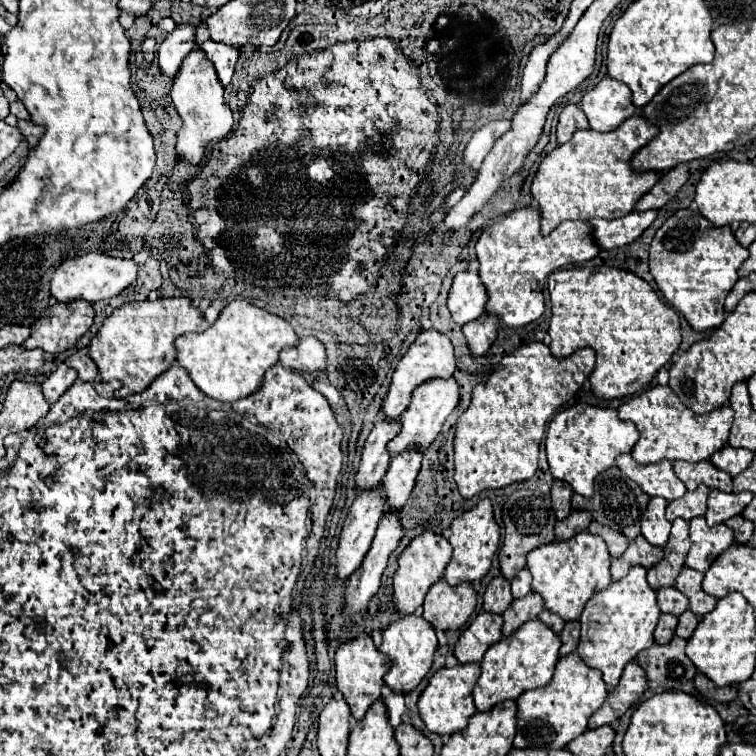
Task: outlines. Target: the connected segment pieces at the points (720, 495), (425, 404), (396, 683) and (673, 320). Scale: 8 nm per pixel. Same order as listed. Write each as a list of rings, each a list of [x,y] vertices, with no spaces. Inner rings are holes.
[[[712,490],[710,496],[708,496],[708,510],[706,510],[706,520],[710,526],[716,526],[716,524],[722,524],[724,520],[732,518],[732,516],[738,516],[752,500],[752,494],[750,492],[740,492],[740,494],[726,494],[726,492],[720,492],[720,490]]]
[[[450,378],[450,380],[428,380],[428,382],[420,384],[412,394],[412,402],[410,402],[408,410],[400,416],[402,418],[400,434],[388,444],[390,456],[400,454],[400,452],[404,452],[406,448],[410,448],[414,444],[418,444],[422,450],[426,450],[436,440],[436,436],[440,434],[444,420],[458,406],[458,398],[460,398],[458,382],[454,378]]]
[[[410,614],[410,616],[404,616],[402,620],[396,620],[394,624],[390,624],[390,628],[382,632],[382,636],[384,636],[384,642],[378,650],[384,652],[392,664],[390,672],[384,676],[386,686],[392,688],[394,692],[402,692],[402,694],[412,692],[422,682],[422,678],[428,674],[428,670],[432,666],[432,656],[438,648],[434,628],[424,618]]]
[[[598,266],[598,268],[562,268],[550,274],[550,300],[552,300],[552,320],[548,334],[552,338],[550,350],[556,358],[566,358],[580,348],[594,348],[596,366],[590,374],[592,392],[602,400],[626,398],[642,392],[652,378],[664,368],[672,354],[680,348],[680,318],[668,308],[652,286],[632,272]]]

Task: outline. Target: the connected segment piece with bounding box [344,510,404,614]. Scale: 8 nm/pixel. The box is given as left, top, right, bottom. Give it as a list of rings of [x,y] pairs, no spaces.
[[[384,512],[376,536],[364,562],[360,568],[348,578],[346,588],[346,614],[360,612],[368,606],[368,600],[376,594],[380,586],[380,576],[388,564],[390,554],[398,548],[404,536],[404,528],[400,524],[400,512]]]

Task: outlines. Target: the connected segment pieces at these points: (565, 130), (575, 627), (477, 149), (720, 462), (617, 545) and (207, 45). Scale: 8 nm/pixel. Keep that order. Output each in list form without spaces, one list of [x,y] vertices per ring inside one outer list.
[[[564,106],[562,114],[560,114],[560,122],[558,122],[558,128],[556,128],[556,136],[558,136],[558,142],[568,142],[572,138],[572,134],[580,128],[590,128],[588,126],[588,118],[586,114],[582,112],[580,106]]]
[[[568,622],[560,634],[562,640],[562,648],[560,648],[560,656],[568,656],[576,650],[578,642],[580,642],[580,624],[578,622]]]
[[[494,120],[488,122],[484,128],[476,130],[472,140],[468,142],[466,150],[464,150],[464,162],[468,166],[472,166],[474,170],[478,170],[482,166],[482,160],[486,158],[486,154],[492,150],[494,142],[510,128],[510,120]]]
[[[726,446],[726,448],[718,450],[718,452],[710,458],[710,462],[712,462],[716,468],[728,472],[730,476],[736,476],[736,474],[740,474],[742,470],[746,470],[746,468],[750,466],[752,456],[754,456],[754,452],[750,452],[750,450],[746,450],[746,448]]]
[[[592,522],[588,530],[590,530],[592,534],[598,534],[598,536],[604,538],[604,542],[606,542],[608,548],[610,548],[610,556],[616,558],[616,556],[622,556],[622,552],[626,552],[626,548],[628,548],[628,538],[626,538],[626,536],[622,536],[622,534],[614,532],[614,530],[598,524],[598,522]]]
[[[206,40],[204,44],[200,44],[200,50],[214,64],[214,70],[216,70],[220,84],[228,86],[232,80],[232,74],[234,74],[236,60],[238,60],[238,48],[228,48],[226,44]]]

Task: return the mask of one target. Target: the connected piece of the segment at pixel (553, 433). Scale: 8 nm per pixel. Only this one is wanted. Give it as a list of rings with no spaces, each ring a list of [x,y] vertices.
[[[578,404],[566,408],[554,416],[546,434],[546,454],[550,472],[556,480],[568,482],[574,492],[590,498],[594,496],[594,478],[612,468],[616,458],[624,452],[630,452],[638,440],[638,430],[632,422],[618,418],[612,408],[596,408]]]

